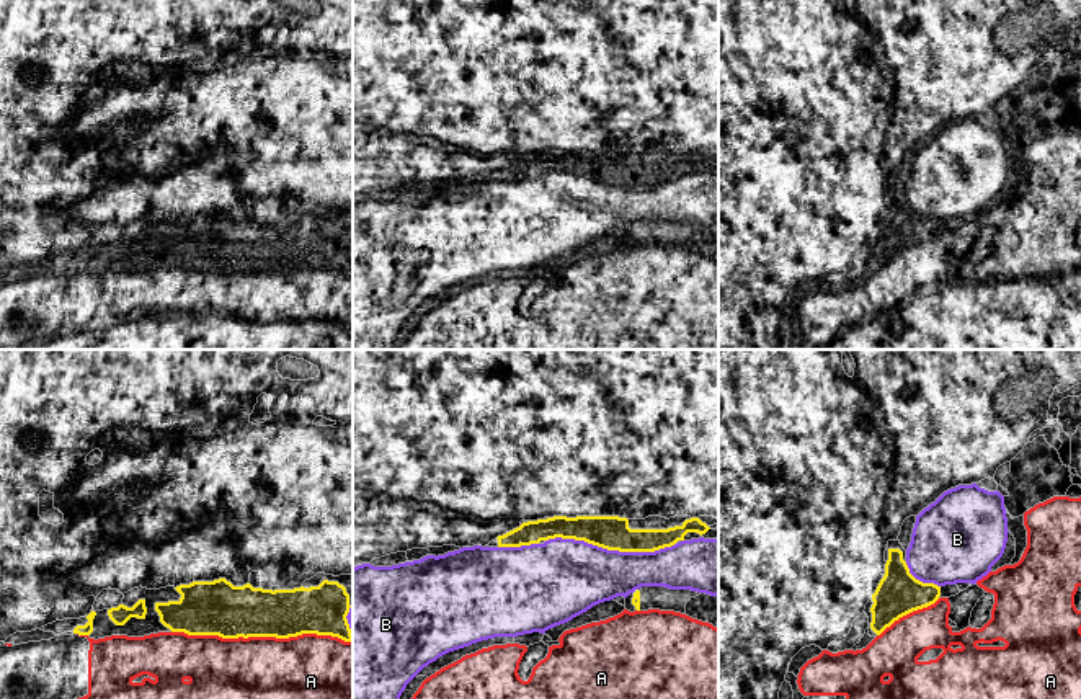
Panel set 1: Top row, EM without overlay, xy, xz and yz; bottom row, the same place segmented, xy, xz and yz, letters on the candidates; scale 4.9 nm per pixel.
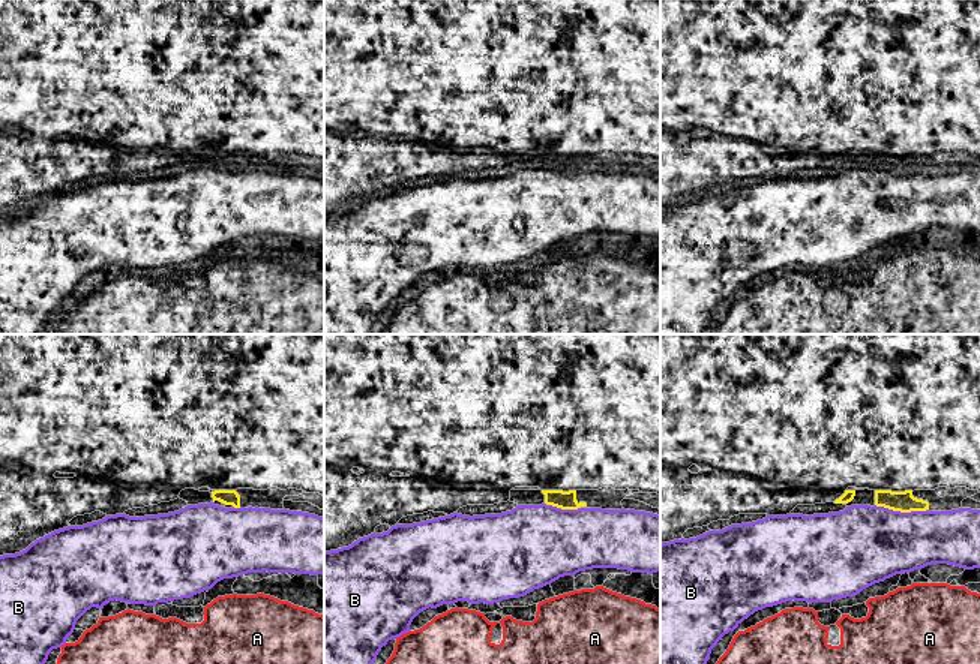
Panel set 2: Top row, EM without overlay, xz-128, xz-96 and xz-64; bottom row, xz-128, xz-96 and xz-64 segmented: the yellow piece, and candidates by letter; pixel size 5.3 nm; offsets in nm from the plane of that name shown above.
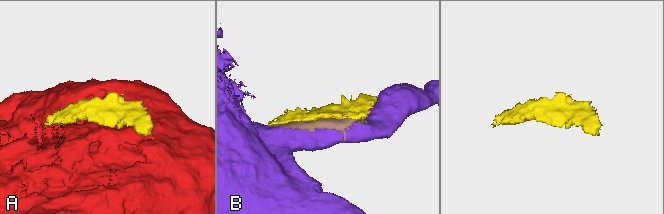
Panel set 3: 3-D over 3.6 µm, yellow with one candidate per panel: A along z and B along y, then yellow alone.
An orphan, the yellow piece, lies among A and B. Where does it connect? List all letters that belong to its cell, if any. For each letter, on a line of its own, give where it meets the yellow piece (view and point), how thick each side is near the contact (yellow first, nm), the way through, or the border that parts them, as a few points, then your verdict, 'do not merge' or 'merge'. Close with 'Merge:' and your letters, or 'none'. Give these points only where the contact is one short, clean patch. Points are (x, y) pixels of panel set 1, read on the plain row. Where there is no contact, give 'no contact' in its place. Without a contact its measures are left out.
A: meets yellow in xy at (262, 270); 260 nm thick on the yellow side, 500 nm on the other; do not merge
B: meets yellow in xz at (611, 183); 170 nm thick on the yellow side, 380 nm on the other; do not merge
Merge: none

